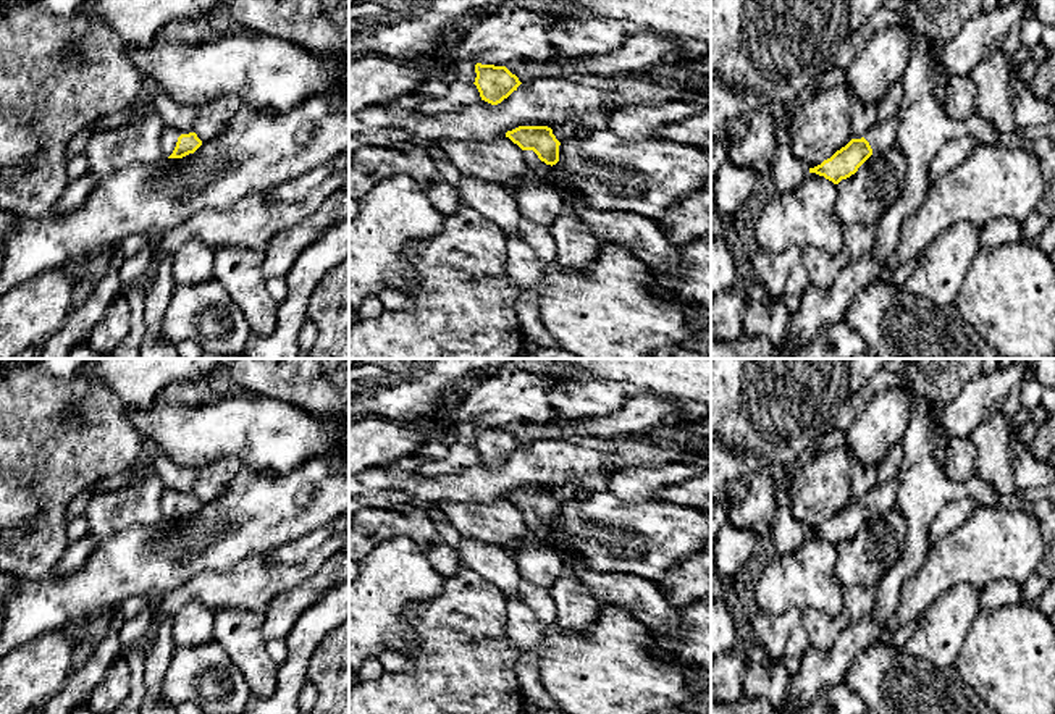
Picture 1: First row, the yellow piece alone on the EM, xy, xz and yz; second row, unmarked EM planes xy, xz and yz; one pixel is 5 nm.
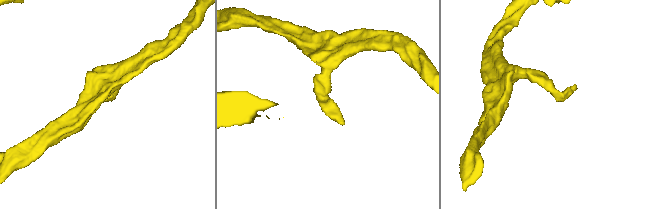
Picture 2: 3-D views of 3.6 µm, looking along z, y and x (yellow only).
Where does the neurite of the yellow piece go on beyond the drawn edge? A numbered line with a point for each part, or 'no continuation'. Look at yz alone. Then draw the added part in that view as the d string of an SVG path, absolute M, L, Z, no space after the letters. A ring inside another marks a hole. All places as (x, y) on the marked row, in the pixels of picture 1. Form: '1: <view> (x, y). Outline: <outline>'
1: yz (881, 138). Outline: M893 116L887 121L876 123L864 134L864 139L869 142L872 153L884 153L895 147L898 126L900 126L900 118Z

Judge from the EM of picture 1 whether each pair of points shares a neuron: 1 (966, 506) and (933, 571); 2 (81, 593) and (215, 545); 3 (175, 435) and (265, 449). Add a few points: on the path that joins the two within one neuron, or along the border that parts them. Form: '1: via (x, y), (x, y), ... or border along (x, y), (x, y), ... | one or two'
1: border along (978, 504), (958, 525), (931, 546) | two
2: via (115, 571), (139, 559), (159, 558), (181, 550) | one
3: via (197, 433), (218, 427), (246, 427) | one

